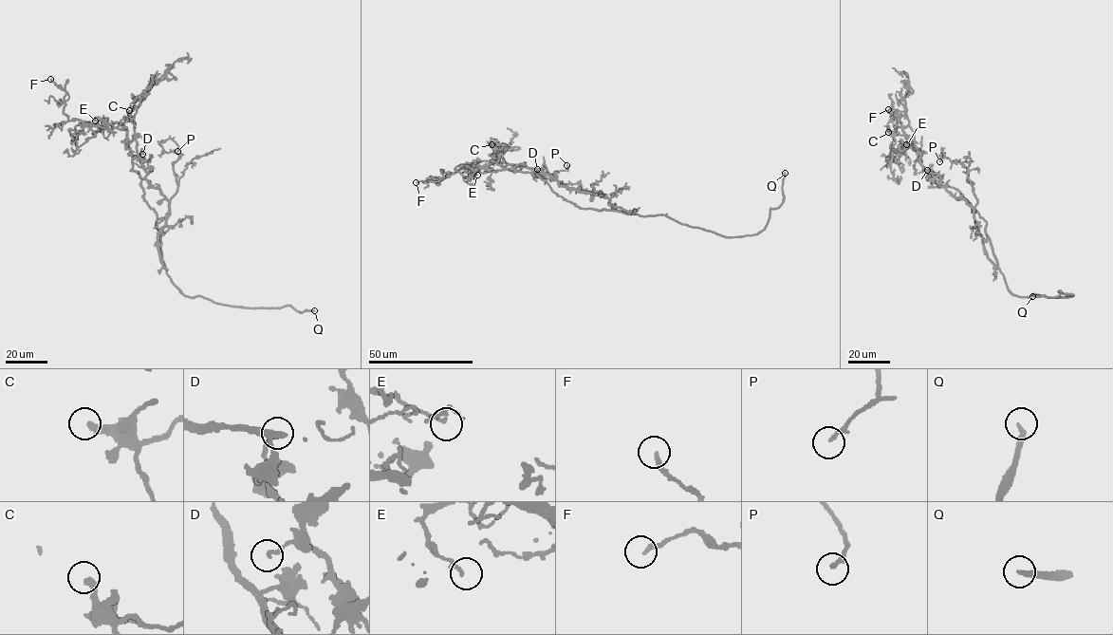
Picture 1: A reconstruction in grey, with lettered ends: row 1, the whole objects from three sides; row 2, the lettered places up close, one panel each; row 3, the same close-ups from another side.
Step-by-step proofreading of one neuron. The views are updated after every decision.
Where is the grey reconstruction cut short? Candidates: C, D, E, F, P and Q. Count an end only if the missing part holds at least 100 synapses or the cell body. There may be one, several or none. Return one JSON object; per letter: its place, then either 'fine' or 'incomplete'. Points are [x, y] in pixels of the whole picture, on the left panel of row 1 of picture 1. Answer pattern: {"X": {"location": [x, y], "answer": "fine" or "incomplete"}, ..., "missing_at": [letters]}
{"C": {"location": [129, 110], "answer": "fine"}, "D": {"location": [142, 154], "answer": "fine"}, "E": {"location": [95, 121], "answer": "fine"}, "F": {"location": [50, 79], "answer": "fine"}, "P": {"location": [177, 151], "answer": "fine"}, "Q": {"location": [314, 310], "answer": "incomplete"}, "missing_at": ["Q"]}

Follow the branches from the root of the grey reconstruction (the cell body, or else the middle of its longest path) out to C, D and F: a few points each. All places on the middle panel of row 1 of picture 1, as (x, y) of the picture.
C: (605, 209), (580, 208), (558, 196), (538, 176), (504, 169), (491, 144)
D: (605, 209), (580, 208), (564, 199), (533, 176), (537, 177), (537, 169)
F: (605, 209), (580, 208), (529, 173), (486, 170), (474, 163), (449, 173), (441, 179), (416, 182)

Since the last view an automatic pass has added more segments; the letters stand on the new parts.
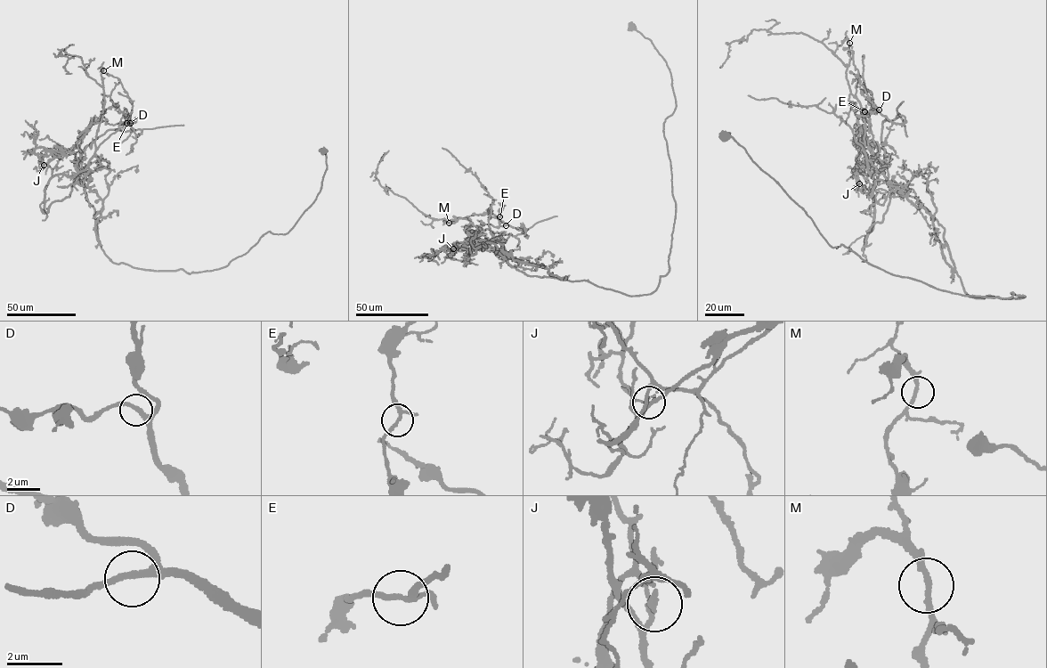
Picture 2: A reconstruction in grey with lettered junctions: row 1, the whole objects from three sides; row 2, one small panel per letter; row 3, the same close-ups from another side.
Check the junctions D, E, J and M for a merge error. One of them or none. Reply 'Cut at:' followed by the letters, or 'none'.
Cut at: J

